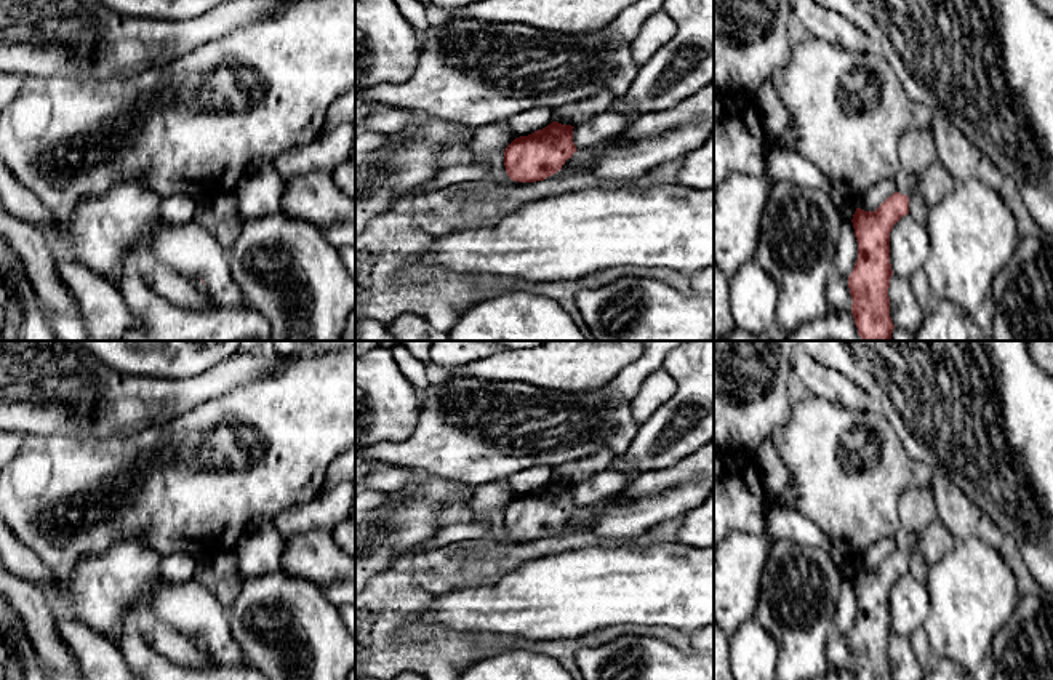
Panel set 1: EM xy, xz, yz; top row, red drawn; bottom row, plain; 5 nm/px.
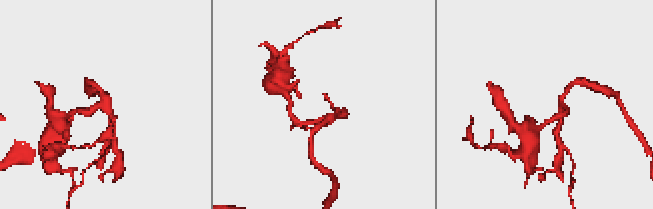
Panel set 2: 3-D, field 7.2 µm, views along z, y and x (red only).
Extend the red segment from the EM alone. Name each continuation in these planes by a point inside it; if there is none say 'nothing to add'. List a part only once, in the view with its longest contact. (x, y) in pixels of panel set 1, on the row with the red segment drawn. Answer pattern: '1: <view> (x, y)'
nothing to add

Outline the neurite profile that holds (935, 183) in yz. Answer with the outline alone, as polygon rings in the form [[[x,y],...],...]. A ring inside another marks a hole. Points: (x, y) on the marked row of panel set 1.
[[[939,160],[933,162],[917,179],[915,190],[909,195],[909,214],[925,226],[928,211],[939,203],[952,189],[955,179]]]

